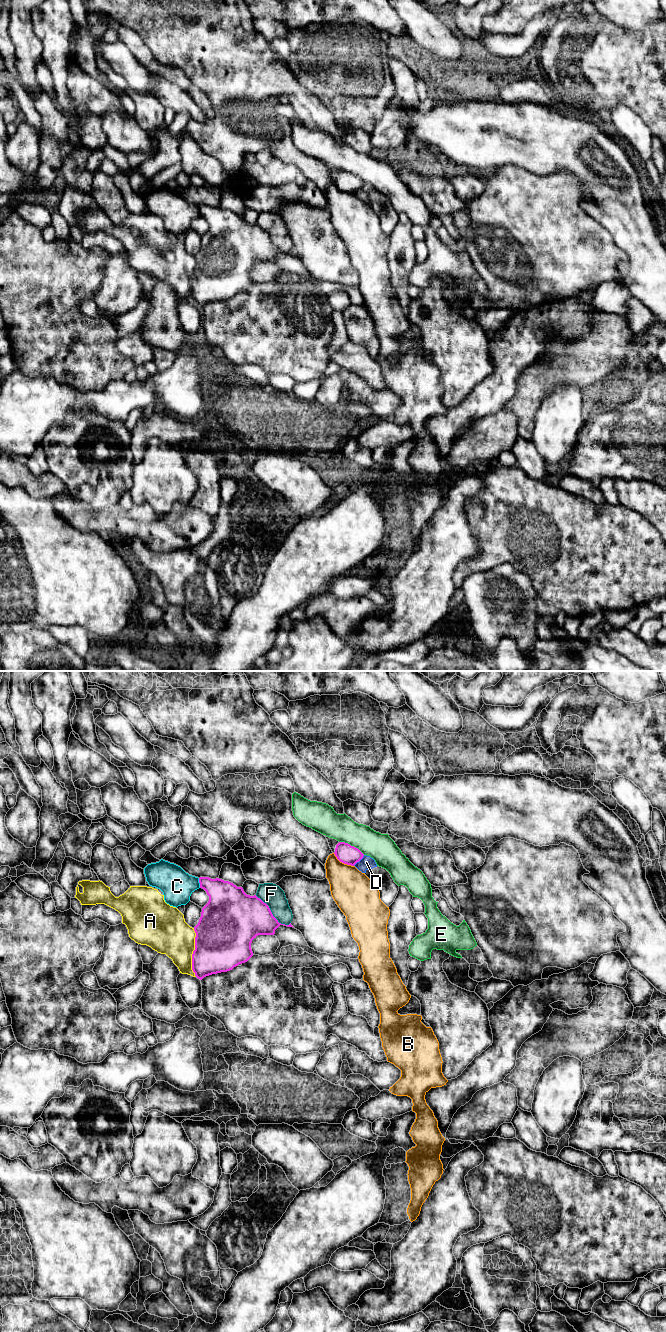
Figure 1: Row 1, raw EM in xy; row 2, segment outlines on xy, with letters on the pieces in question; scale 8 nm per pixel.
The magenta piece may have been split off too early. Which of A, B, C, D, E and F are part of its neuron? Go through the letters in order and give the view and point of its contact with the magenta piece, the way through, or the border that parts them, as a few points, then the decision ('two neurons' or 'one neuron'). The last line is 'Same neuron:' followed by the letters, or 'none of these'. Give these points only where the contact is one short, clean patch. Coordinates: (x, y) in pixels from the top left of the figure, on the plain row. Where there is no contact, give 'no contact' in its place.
A: xy (193, 280) | two neurons
B: xy (343, 190) | two neurons
C: xy (199, 210) | two neurons
D: xy (358, 189) | along xy (364, 183), (353, 193) | two neurons
E: xy (352, 174) | two neurons
F: xy (271, 241) | two neurons
Same neuron: none of these

